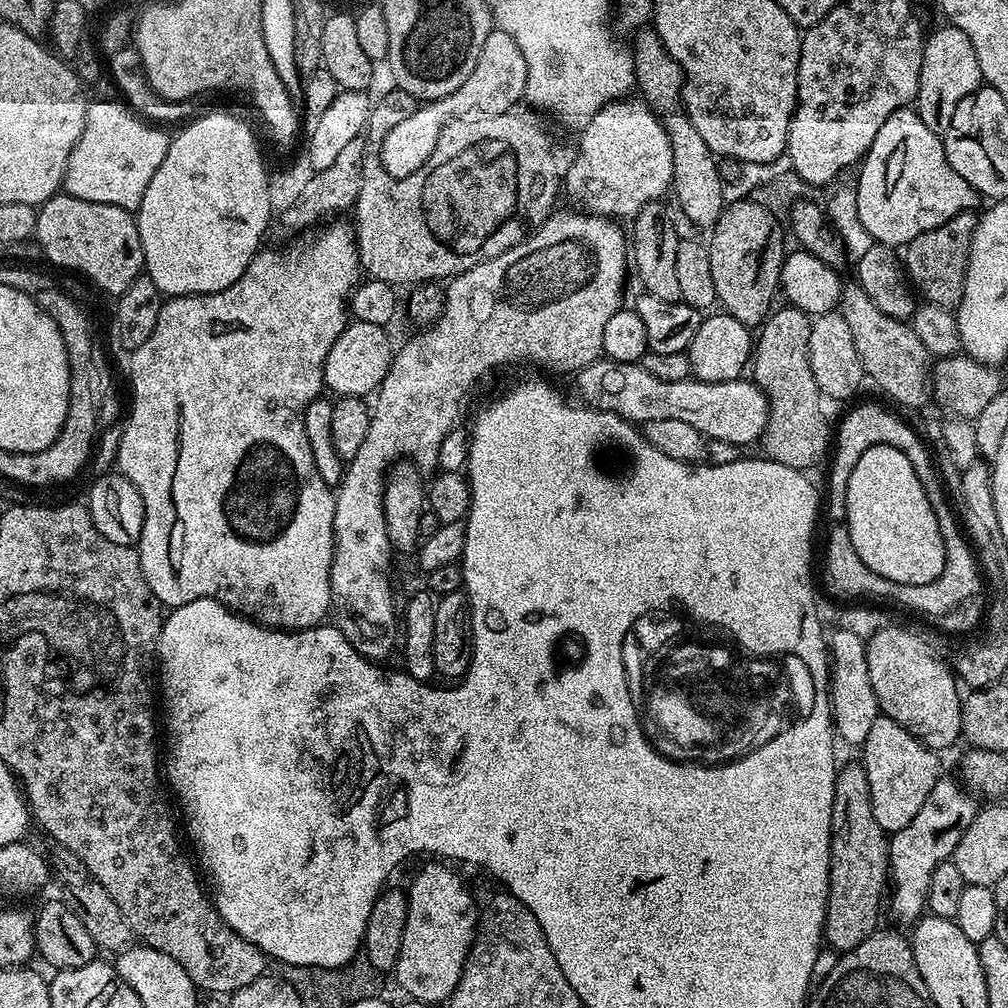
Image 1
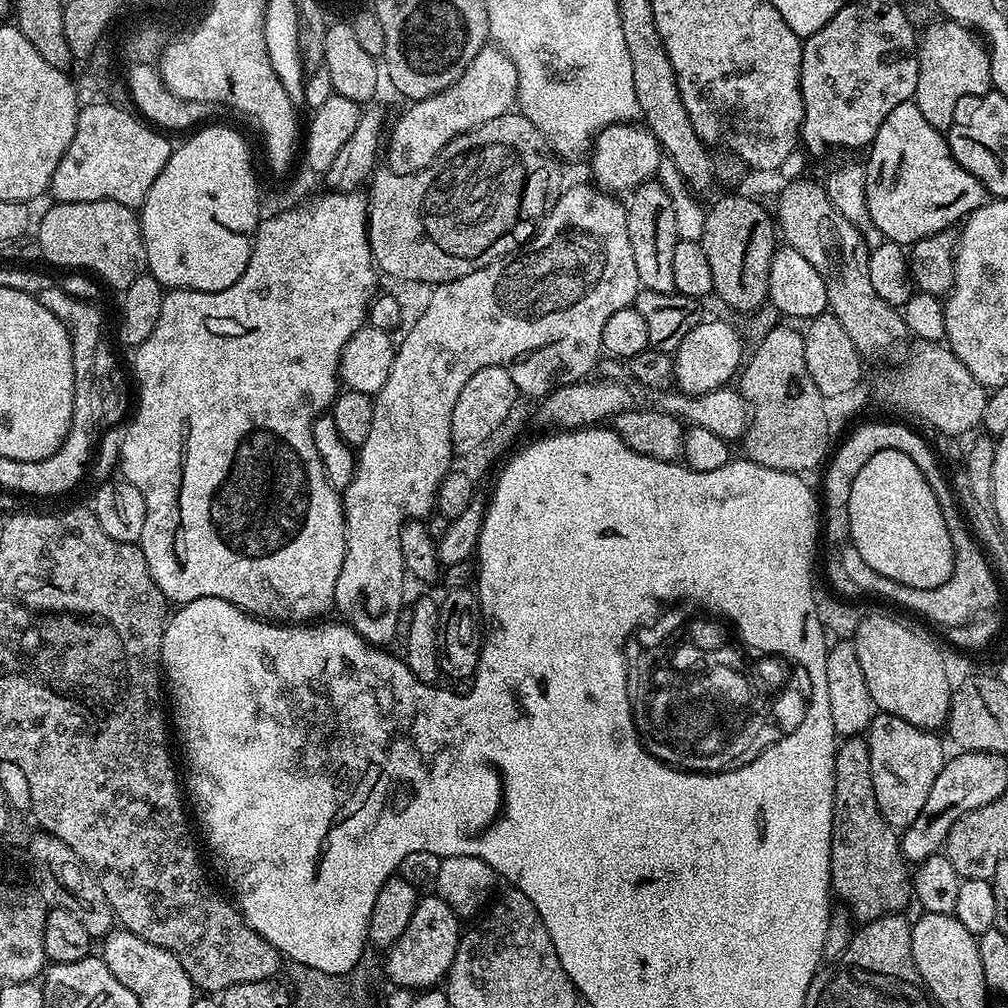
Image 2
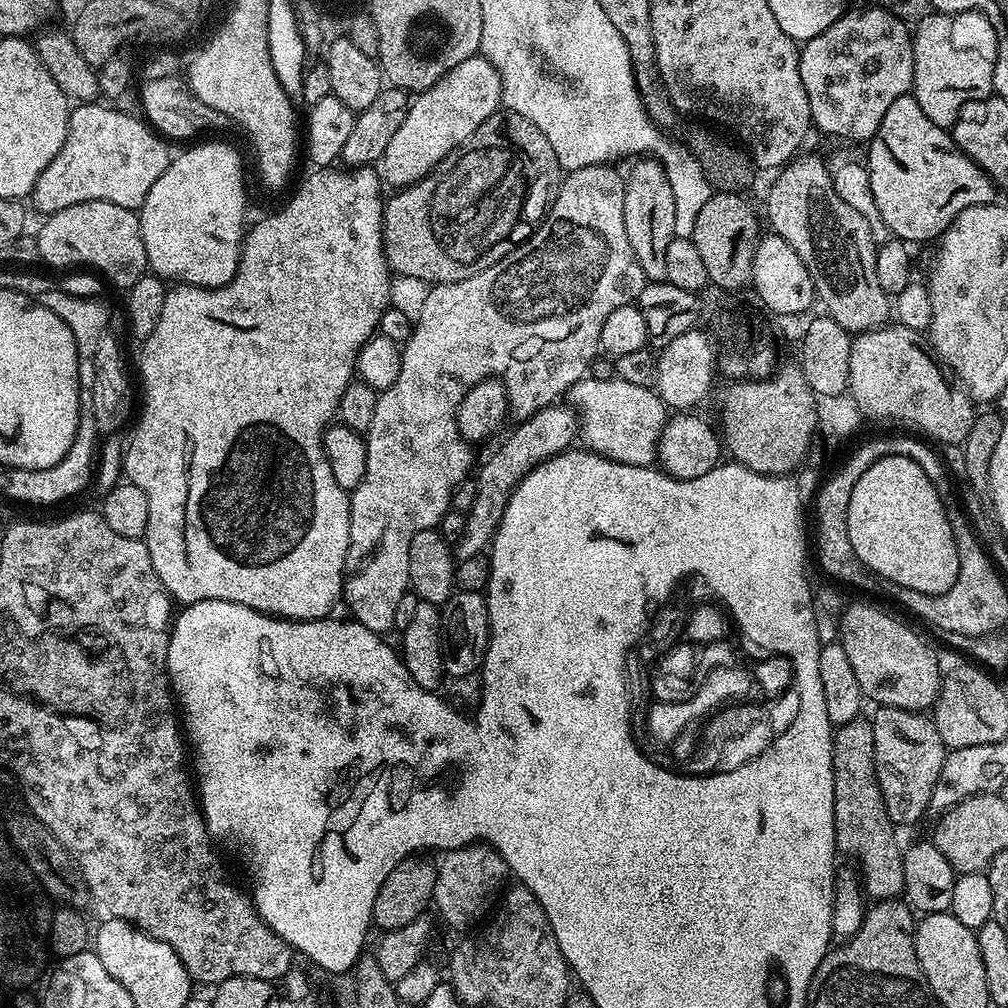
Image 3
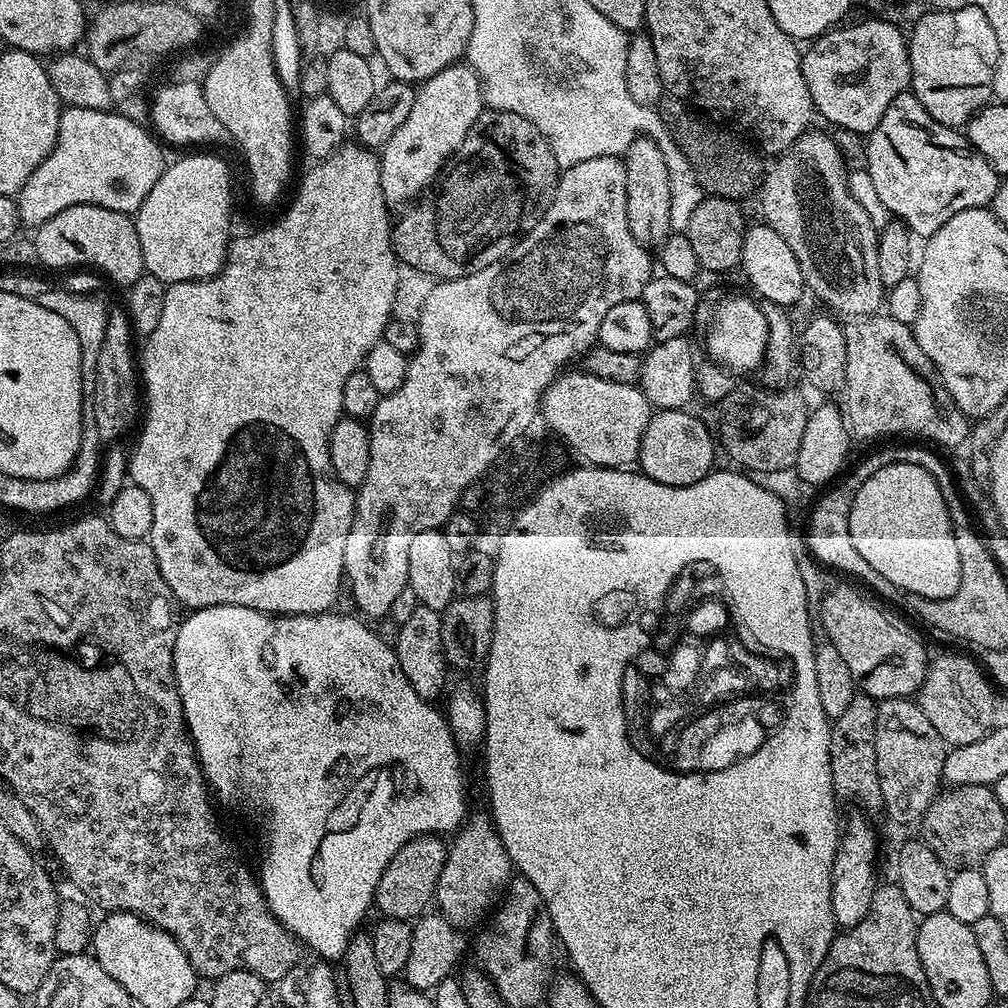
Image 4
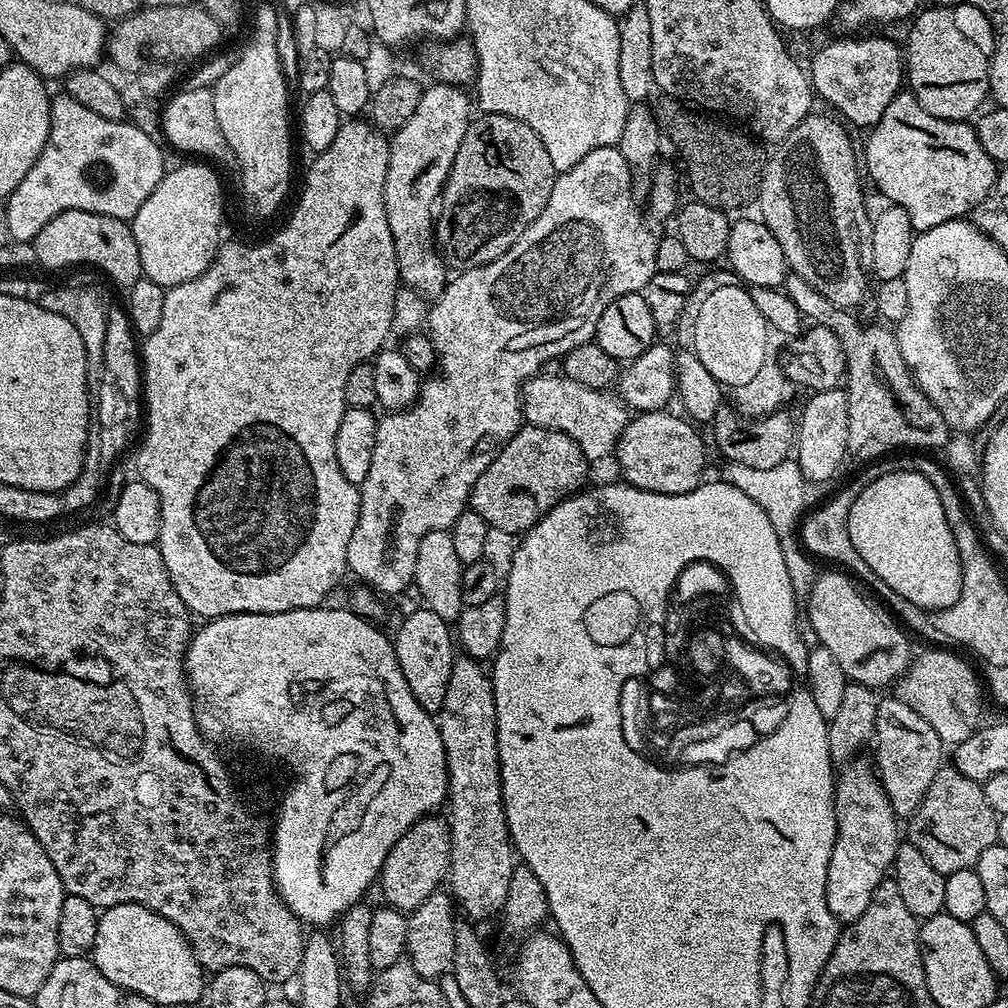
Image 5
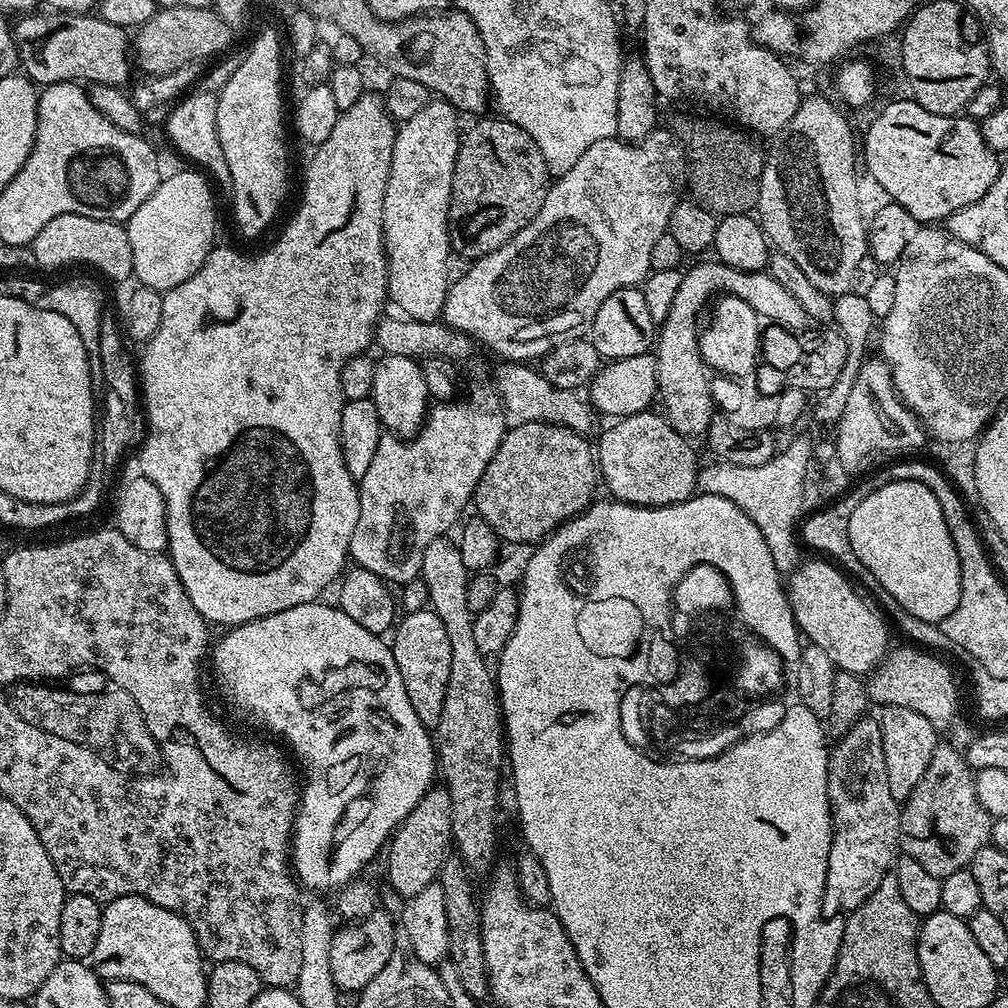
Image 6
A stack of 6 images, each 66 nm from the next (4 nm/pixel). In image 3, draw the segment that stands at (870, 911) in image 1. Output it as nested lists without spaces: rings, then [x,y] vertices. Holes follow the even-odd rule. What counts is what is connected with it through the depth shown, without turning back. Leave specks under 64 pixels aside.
[[[857,718],[833,731],[832,765],[836,851],[841,857],[849,856],[853,860],[851,863],[858,869],[865,897],[873,901],[897,899],[904,891],[902,848],[896,845],[897,829],[886,814],[882,790],[878,786],[871,719]]]

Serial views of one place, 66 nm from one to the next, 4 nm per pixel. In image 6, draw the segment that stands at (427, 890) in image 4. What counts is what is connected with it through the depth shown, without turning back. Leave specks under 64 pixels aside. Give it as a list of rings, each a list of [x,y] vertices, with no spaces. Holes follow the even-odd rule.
[[[433,786],[426,795],[420,799],[418,806],[414,806],[414,810],[410,810],[410,814],[406,814],[406,818],[401,824],[396,827],[395,832],[390,837],[390,843],[386,848],[386,856],[388,852],[388,884],[397,892],[398,895],[404,896],[403,898],[411,898],[414,894],[419,894],[422,890],[426,890],[426,886],[437,883],[440,871],[445,862],[448,861],[448,857],[453,855],[454,845],[452,843],[452,807],[450,806],[450,794],[447,788],[443,786]]]

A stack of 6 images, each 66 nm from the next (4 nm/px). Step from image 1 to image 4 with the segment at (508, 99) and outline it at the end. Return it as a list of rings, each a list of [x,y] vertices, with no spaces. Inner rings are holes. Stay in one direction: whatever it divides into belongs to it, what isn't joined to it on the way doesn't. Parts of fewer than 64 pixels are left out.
[[[467,62],[438,70],[438,74],[416,88],[410,115],[379,153],[382,194],[389,209],[403,209],[431,189],[452,155],[462,146],[470,126],[474,126],[484,111],[486,105],[480,78]]]

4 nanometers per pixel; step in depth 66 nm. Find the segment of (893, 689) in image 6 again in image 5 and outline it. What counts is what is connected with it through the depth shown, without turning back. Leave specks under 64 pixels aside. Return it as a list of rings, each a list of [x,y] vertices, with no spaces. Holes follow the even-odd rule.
[[[932,648],[921,656],[919,653],[905,672],[896,679],[894,691],[896,691],[894,692],[895,700],[906,702],[910,710],[926,718],[934,734],[938,734],[938,738],[945,746],[955,746],[966,738],[970,738],[970,734],[977,731],[981,723],[979,722],[980,707],[985,700],[982,695],[981,677],[979,680],[975,670],[962,657],[955,656],[952,652]]]

